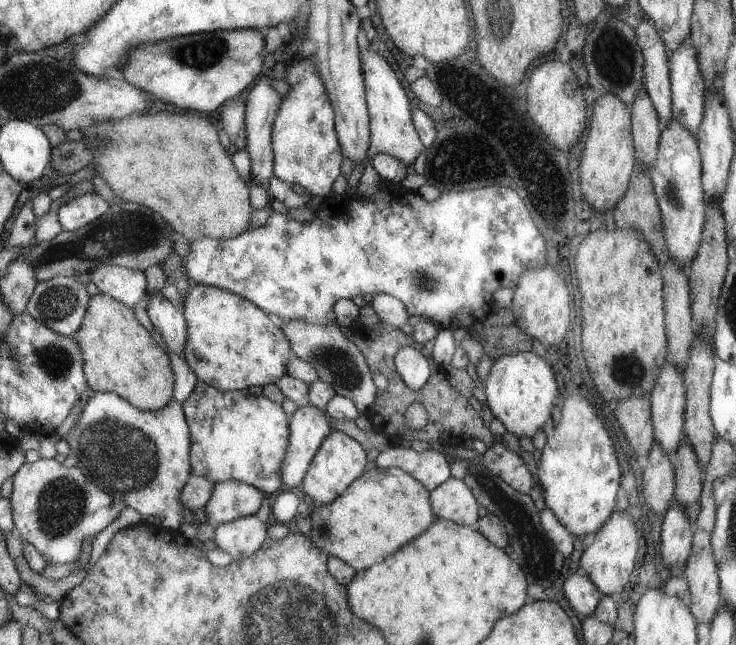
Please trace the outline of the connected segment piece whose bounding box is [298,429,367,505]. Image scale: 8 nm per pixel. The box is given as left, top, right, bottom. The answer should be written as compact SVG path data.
M331 430L328 436L321 442L317 452L313 455L308 470L299 484L298 489L302 489L307 494L314 505L324 505L331 503L339 495L343 495L345 490L351 486L357 478L364 474L365 452L363 448L351 440L349 436L341 431Z

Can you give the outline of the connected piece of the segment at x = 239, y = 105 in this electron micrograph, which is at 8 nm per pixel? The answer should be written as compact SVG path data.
M234 98L229 104L223 105L220 113L219 126L223 130L226 141L233 142L237 150L245 149L247 143L247 132L245 132L244 112L245 104L238 98Z

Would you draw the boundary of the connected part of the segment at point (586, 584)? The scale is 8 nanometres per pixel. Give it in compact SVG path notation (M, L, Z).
M577 573L569 574L563 584L563 594L580 621L596 610L596 604L600 602L602 595L586 576Z

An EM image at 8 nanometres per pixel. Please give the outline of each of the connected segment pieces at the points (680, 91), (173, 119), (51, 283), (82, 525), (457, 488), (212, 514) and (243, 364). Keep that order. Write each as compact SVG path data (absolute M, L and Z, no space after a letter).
M688 39L668 55L668 67L672 118L695 137L701 119L704 118L706 86L700 75L696 52Z
M133 113L114 121L97 121L81 130L85 146L92 152L95 175L106 181L115 197L137 203L163 217L171 230L187 241L199 239L230 239L243 233L251 217L247 186L239 180L227 152L217 140L215 126L199 114Z
M57 275L48 281L40 281L31 296L25 314L41 321L45 326L53 329L57 334L66 337L73 336L80 328L83 315L89 300L85 287L75 277Z
M54 459L25 463L13 478L10 499L16 531L55 565L79 561L83 538L95 538L125 506L120 497L95 486L78 465L67 468Z
M449 479L435 487L430 494L431 508L439 519L447 519L461 526L474 526L477 520L477 502L463 480Z
M226 480L213 485L210 497L204 504L202 520L213 526L230 520L253 515L265 494L253 485L236 480Z
M189 282L184 293L184 317L188 322L184 361L195 376L221 392L245 392L251 386L274 382L284 374L291 346L278 321L252 301L215 285Z

